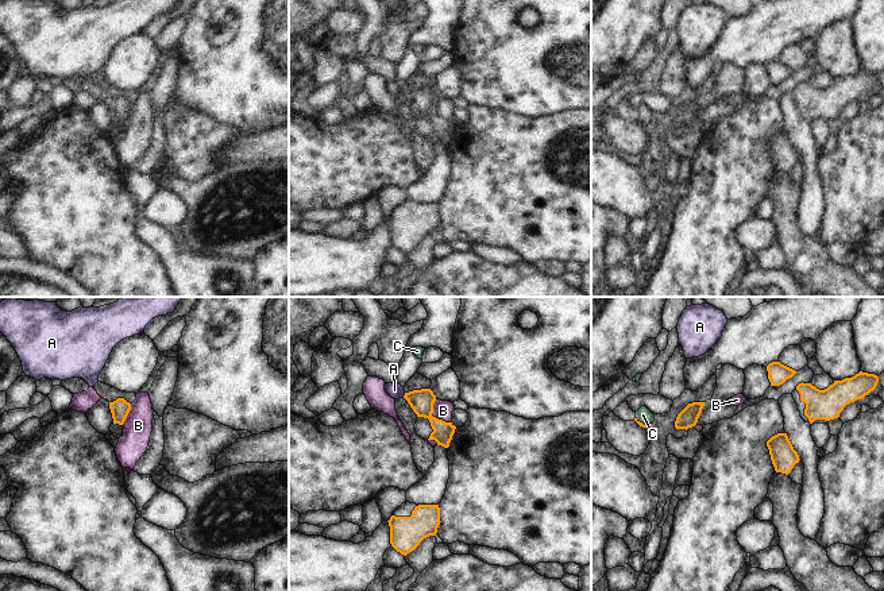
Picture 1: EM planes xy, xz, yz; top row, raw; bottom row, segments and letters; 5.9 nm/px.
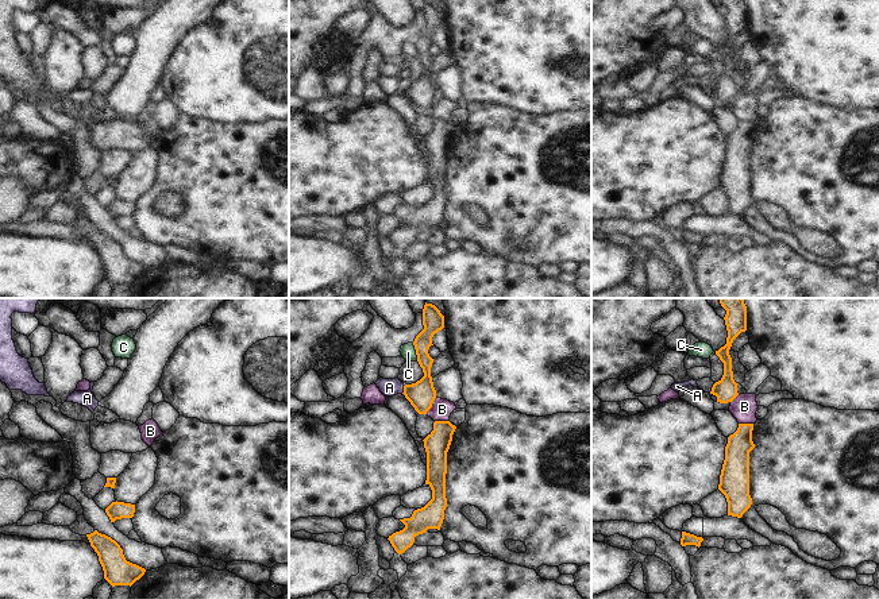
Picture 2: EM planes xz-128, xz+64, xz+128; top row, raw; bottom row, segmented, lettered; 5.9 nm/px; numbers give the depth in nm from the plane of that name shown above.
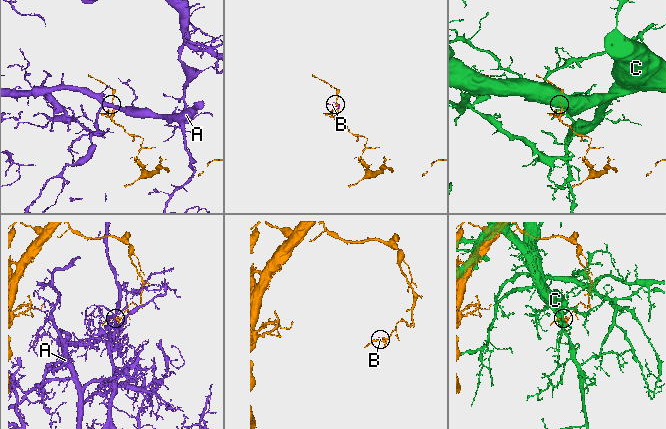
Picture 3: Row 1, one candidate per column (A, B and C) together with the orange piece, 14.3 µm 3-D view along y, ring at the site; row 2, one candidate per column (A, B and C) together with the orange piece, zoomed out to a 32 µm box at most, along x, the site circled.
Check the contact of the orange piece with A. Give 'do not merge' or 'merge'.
do not merge

